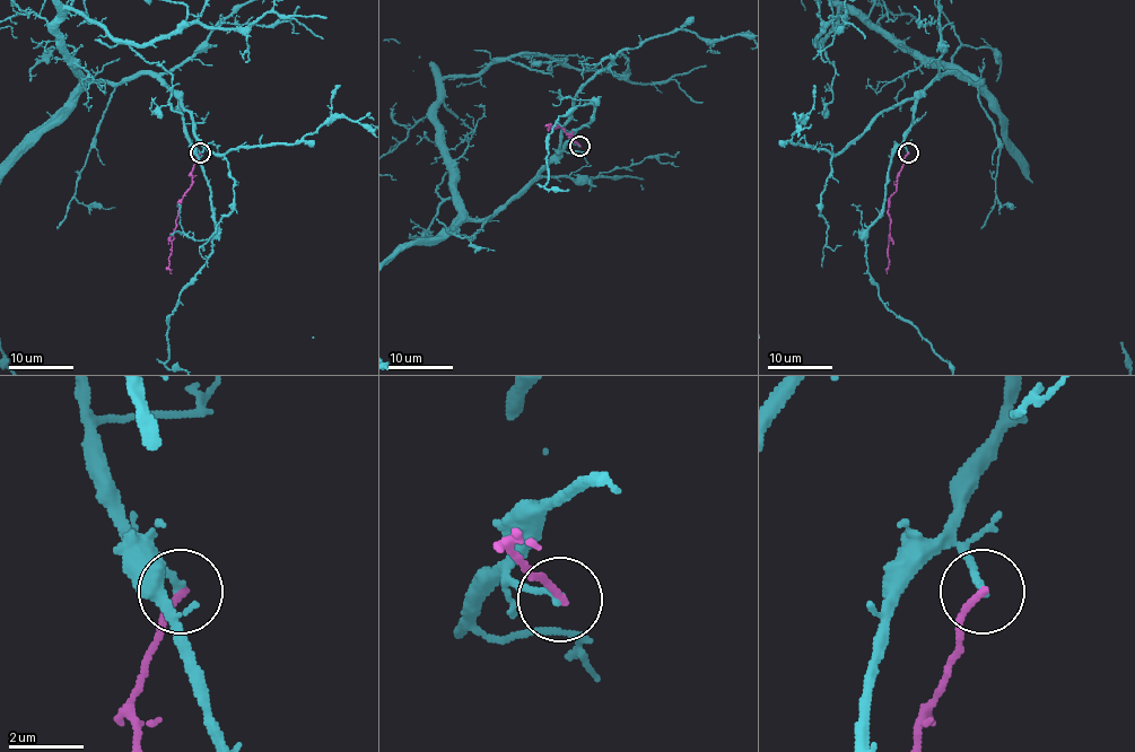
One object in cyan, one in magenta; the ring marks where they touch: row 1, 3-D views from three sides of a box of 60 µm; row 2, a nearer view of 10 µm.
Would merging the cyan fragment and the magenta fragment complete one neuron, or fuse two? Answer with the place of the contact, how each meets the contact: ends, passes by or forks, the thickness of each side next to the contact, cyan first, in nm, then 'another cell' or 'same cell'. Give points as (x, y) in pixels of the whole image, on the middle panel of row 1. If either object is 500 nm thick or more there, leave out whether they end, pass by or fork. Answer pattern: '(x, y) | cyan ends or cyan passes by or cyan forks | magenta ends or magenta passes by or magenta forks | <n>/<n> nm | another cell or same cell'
(579, 146) | cyan ends | magenta ends | 200/180 nm | another cell

